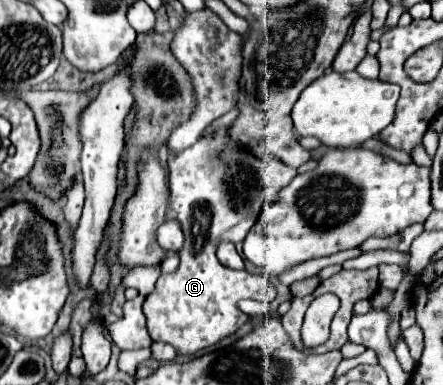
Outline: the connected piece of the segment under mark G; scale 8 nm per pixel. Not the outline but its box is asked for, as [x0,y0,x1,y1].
[144,128,296,356]

